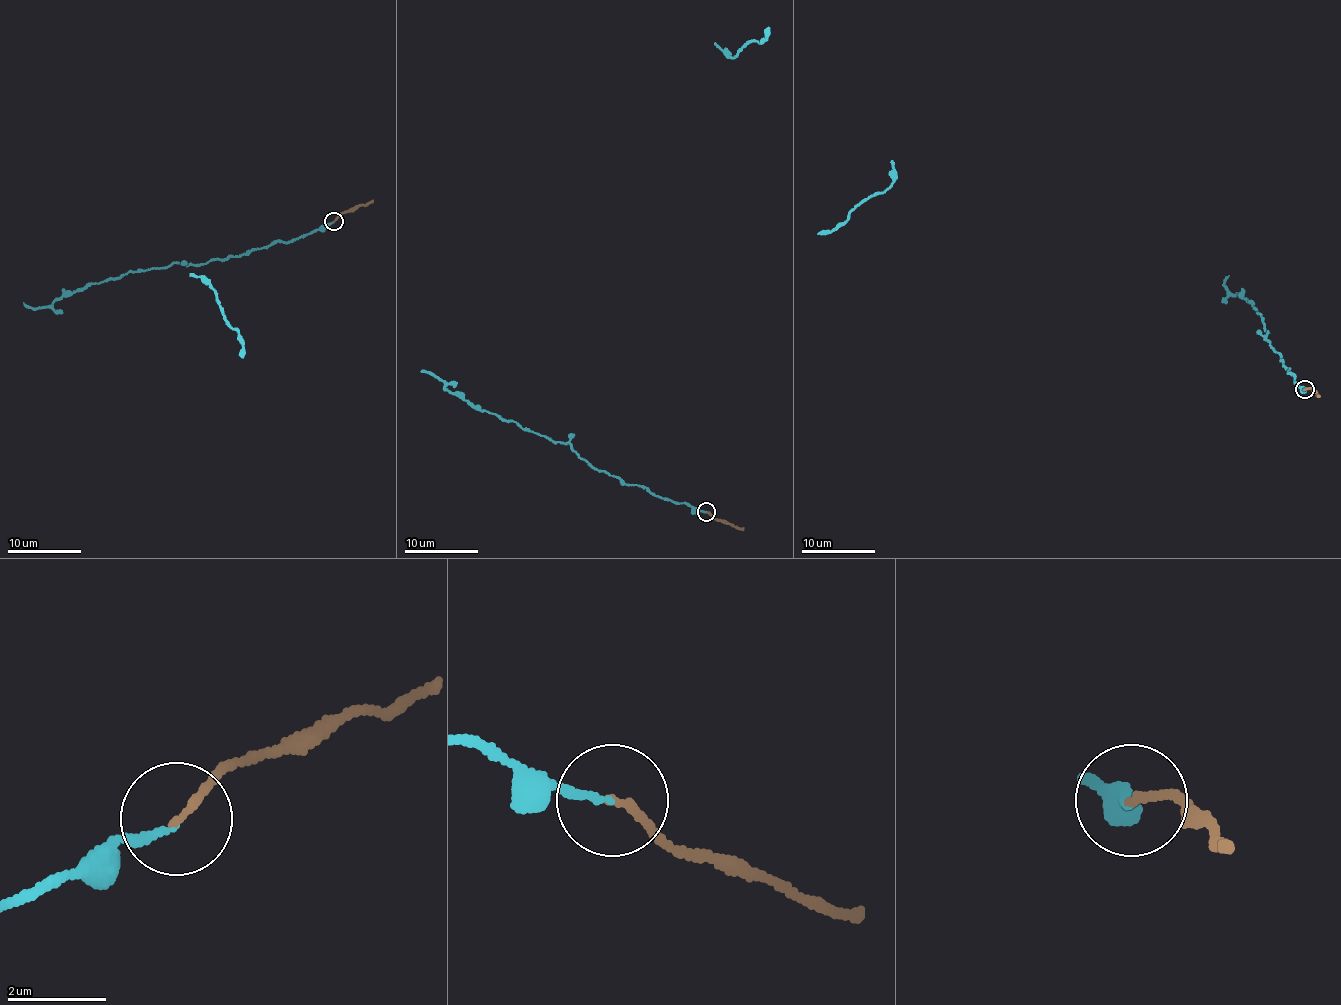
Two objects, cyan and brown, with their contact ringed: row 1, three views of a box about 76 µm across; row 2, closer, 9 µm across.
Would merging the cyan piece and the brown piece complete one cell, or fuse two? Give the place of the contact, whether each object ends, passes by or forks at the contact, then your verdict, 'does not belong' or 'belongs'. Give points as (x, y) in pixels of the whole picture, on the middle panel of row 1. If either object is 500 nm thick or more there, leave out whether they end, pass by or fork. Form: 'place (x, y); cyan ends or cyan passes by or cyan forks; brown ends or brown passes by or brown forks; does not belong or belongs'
place (706, 512); cyan ends; brown ends; belongs

